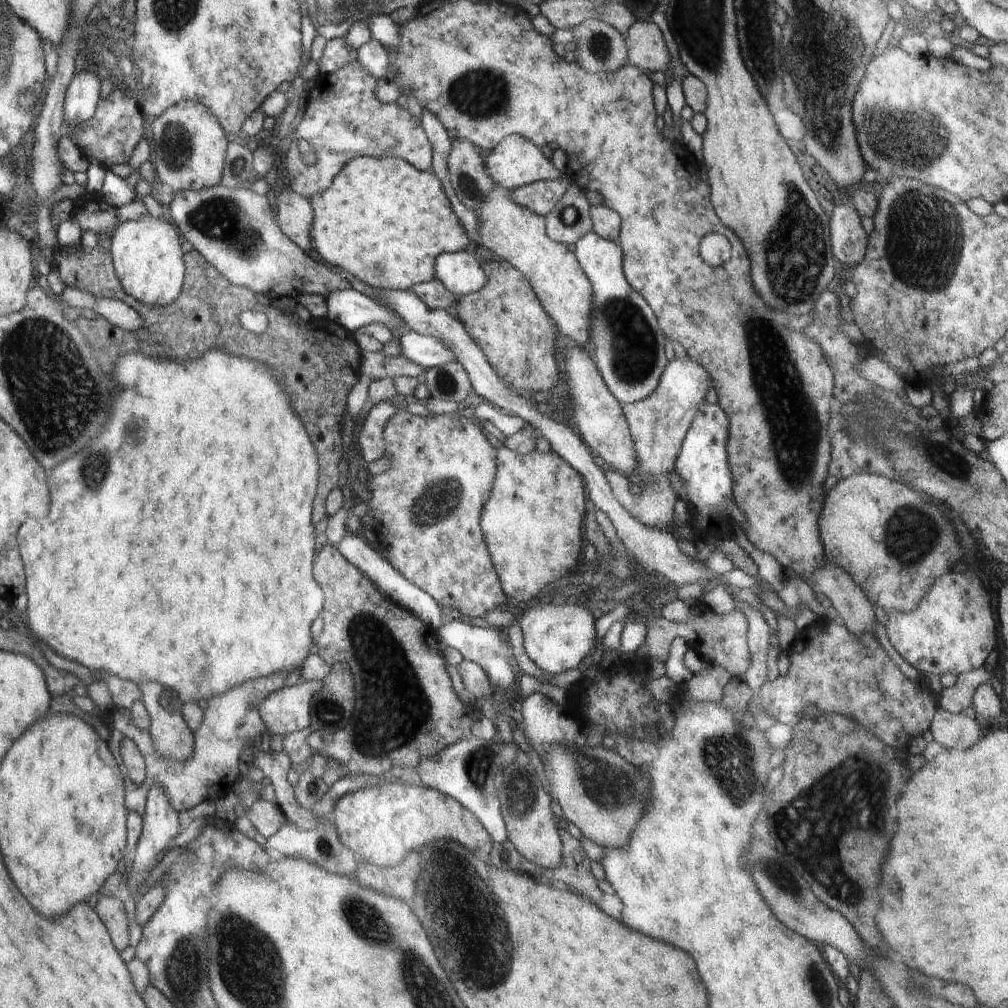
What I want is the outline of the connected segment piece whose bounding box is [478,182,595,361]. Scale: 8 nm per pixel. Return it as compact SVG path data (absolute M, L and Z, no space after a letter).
M493 182L491 193L478 213L481 216L478 234L481 245L522 273L558 330L574 340L580 349L586 349L594 361L595 350L590 346L593 340L593 286L576 255L565 244L550 240L545 231L545 220L533 211L519 207L511 198L511 192Z

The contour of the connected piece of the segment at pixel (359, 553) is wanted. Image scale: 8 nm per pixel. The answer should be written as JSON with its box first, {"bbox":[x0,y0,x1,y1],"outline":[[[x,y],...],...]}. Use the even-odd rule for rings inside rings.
{"bbox":[337,534,442,630],"outline":[[[348,534],[344,540],[340,542],[337,549],[342,553],[348,562],[355,566],[363,575],[365,575],[374,585],[375,590],[380,594],[388,596],[390,600],[398,602],[400,606],[406,606],[410,612],[418,614],[423,620],[424,624],[432,626],[438,630],[442,625],[442,611],[441,607],[420,588],[416,588],[412,582],[406,582],[406,578],[396,572],[396,569],[389,563],[388,559],[384,559],[380,553],[377,553],[371,546],[368,540],[363,540],[363,537],[358,534]]]}

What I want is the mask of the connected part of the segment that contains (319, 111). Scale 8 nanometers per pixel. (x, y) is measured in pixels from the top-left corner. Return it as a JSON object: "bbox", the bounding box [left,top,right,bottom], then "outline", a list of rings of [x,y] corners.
{"bbox":[285,60,433,199],"outline":[[[354,60],[341,69],[321,76],[314,89],[306,93],[305,111],[301,122],[297,124],[296,136],[297,139],[302,138],[312,146],[317,156],[316,164],[314,166],[304,164],[296,139],[291,142],[285,158],[288,172],[286,183],[305,199],[326,190],[344,163],[354,157],[397,158],[410,162],[418,170],[431,171],[433,150],[425,130],[422,128],[421,120],[412,116],[408,109],[400,108],[396,103],[379,102],[374,94],[376,86],[376,80]]]}

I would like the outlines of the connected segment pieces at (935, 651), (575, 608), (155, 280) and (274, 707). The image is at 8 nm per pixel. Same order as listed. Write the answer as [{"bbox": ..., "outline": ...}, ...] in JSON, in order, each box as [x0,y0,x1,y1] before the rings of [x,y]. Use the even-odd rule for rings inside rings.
[{"bbox":[886,568,996,676],"outline":[[[958,568],[942,575],[921,598],[913,611],[900,612],[889,609],[886,634],[896,649],[896,652],[925,675],[942,676],[951,672],[958,676],[960,673],[982,669],[992,650],[996,649],[996,622],[990,609],[989,589],[986,589],[979,576],[969,568],[967,571]]]},{"bbox":[515,601,596,674],"outline":[[[586,601],[575,605],[554,602],[538,603],[524,609],[515,622],[523,632],[523,644],[528,658],[544,673],[558,674],[577,669],[588,658],[596,638],[595,620]]]},{"bbox":[110,216,184,307],"outline":[[[154,216],[124,221],[111,237],[110,252],[121,285],[128,294],[146,305],[167,307],[181,296],[184,262],[176,228]]]},{"bbox":[257,682,325,737],"outline":[[[300,682],[272,691],[257,708],[267,726],[266,732],[285,737],[291,732],[310,727],[309,706],[314,693],[325,694],[322,683]]]}]

